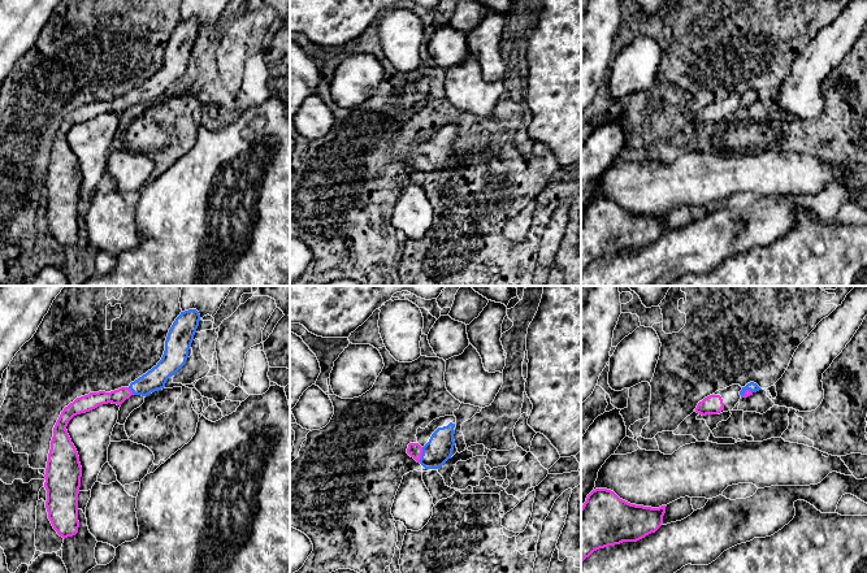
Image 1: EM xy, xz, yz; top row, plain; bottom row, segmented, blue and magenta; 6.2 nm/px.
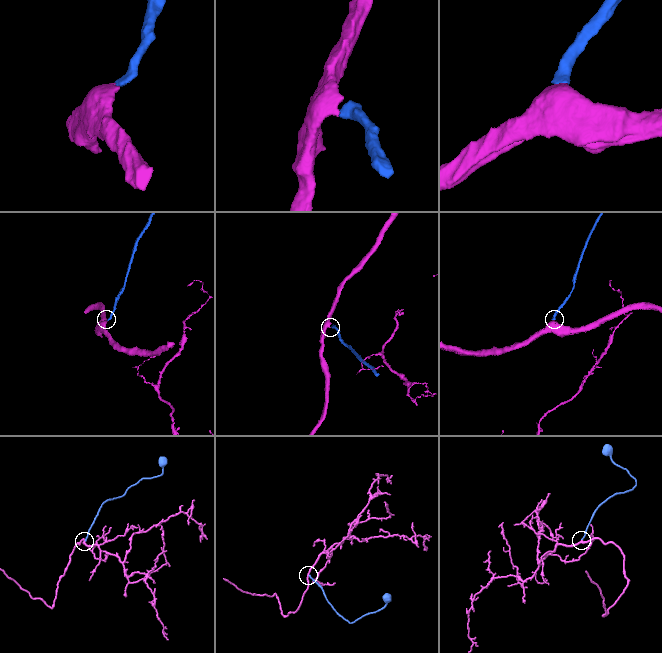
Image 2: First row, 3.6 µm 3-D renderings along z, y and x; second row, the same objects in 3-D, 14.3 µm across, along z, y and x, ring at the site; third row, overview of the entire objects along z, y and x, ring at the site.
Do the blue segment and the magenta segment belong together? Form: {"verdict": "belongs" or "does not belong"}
{"verdict": "belongs"}

